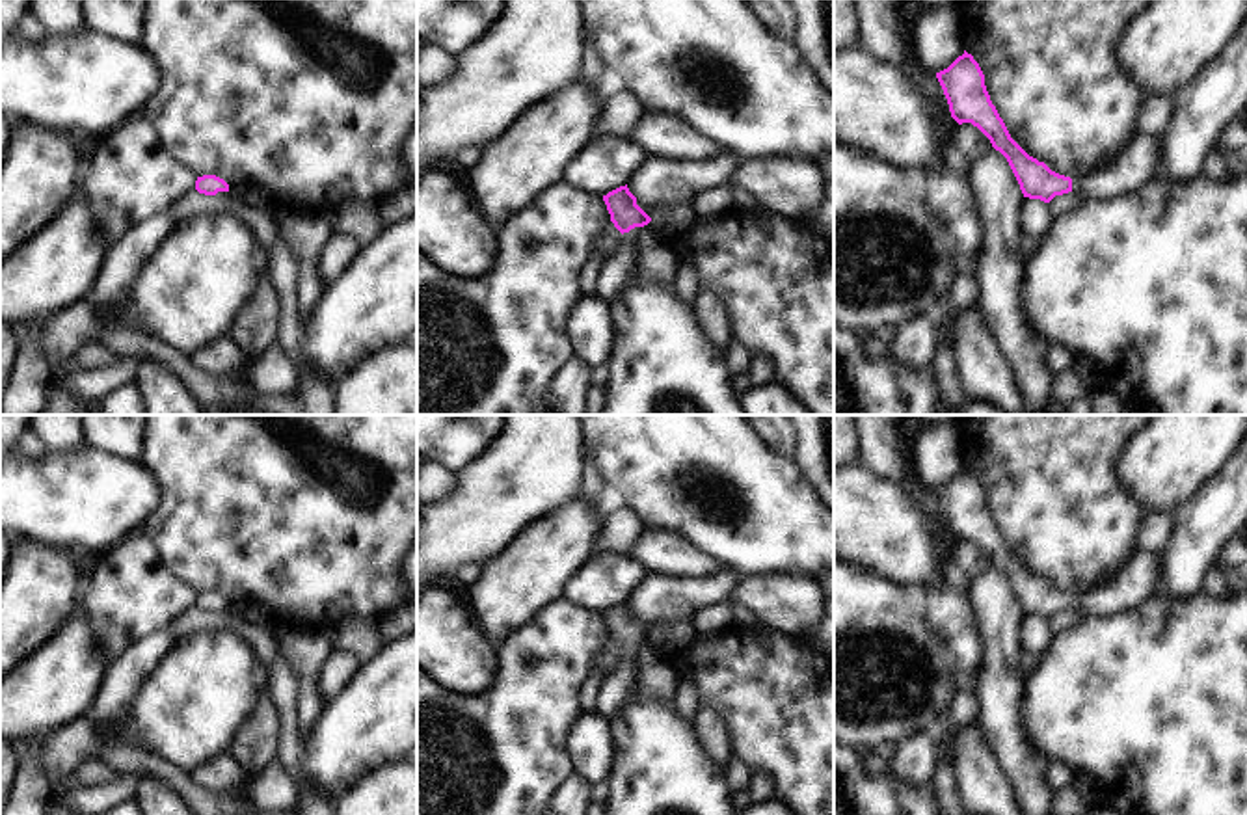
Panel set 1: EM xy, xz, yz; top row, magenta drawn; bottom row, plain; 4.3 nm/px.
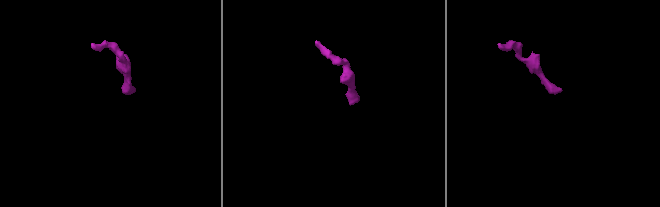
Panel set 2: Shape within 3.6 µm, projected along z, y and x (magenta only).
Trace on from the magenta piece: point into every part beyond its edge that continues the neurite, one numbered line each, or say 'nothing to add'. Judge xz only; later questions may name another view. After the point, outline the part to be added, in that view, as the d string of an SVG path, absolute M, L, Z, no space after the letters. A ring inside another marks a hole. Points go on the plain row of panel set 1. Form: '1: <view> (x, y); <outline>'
1: xz (615, 689); M640 644L624 649L618 657L616 668L601 681L596 696L596 713L609 722L618 716L629 694L637 685L637 674L644 662L646 649Z

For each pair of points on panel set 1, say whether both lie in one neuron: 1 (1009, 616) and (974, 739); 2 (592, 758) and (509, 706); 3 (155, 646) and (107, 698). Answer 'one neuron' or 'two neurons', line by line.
1: two neurons
2: two neurons
3: one neuron

